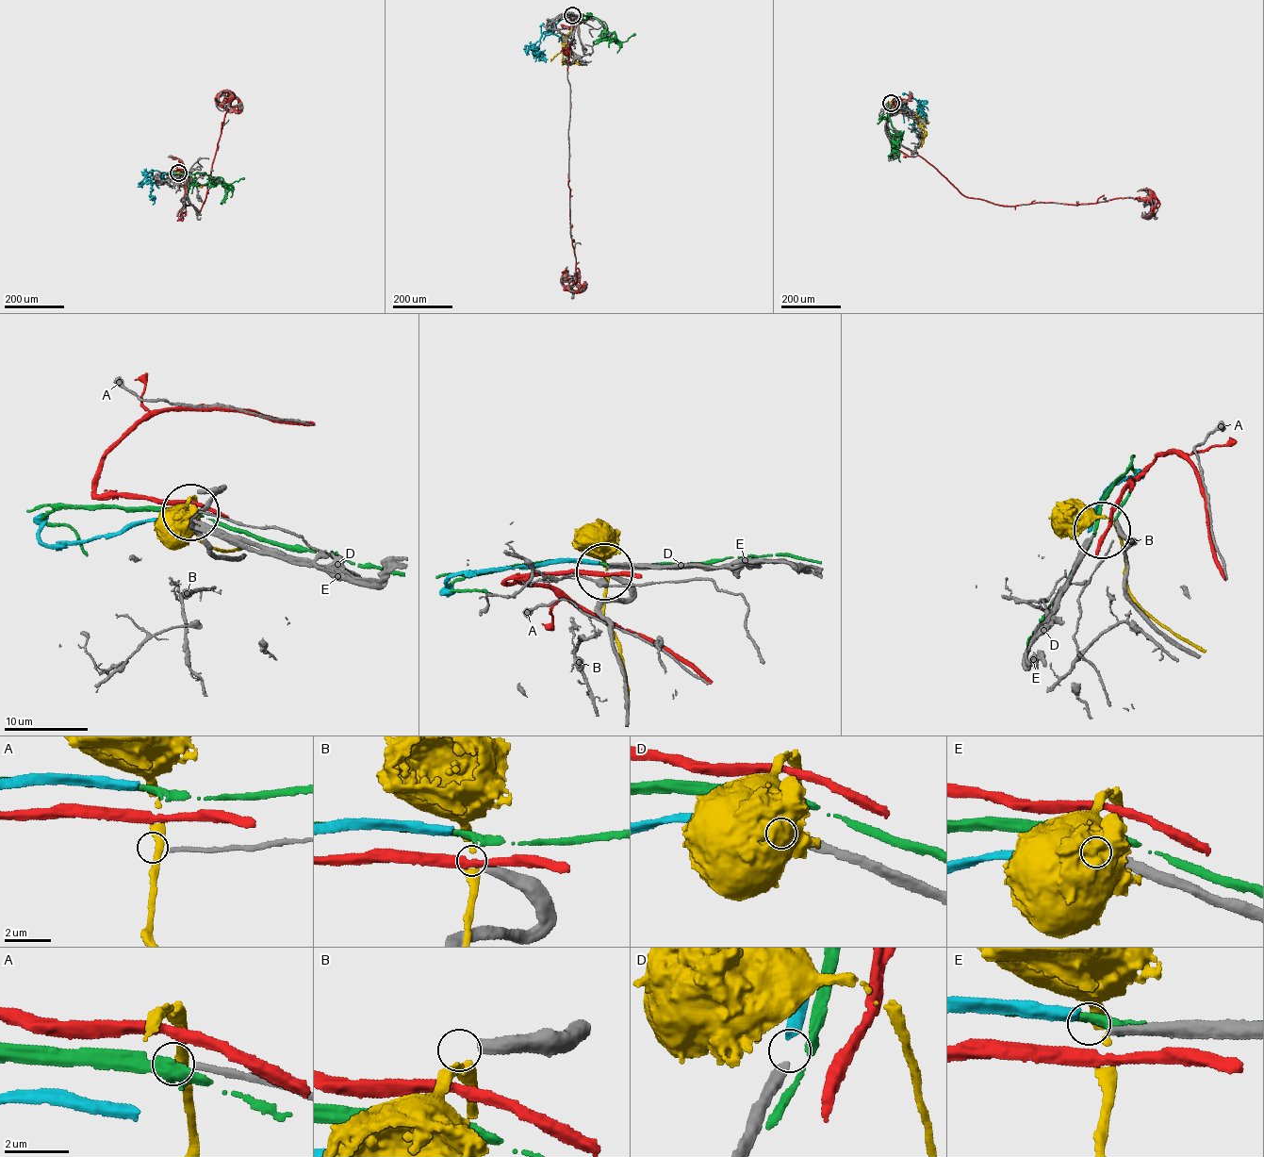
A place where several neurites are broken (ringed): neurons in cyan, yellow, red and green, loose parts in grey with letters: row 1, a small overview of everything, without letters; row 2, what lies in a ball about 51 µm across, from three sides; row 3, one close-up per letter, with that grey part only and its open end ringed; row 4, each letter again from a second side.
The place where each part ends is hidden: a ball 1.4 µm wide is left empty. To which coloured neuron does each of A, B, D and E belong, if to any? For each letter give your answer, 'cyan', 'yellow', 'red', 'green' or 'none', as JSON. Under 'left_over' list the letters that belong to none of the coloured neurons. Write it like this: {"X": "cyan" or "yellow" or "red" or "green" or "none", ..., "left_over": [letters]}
{"A": "none", "B": "none", "D": "cyan", "E": "none", "left_over": ["A", "B", "E"]}

